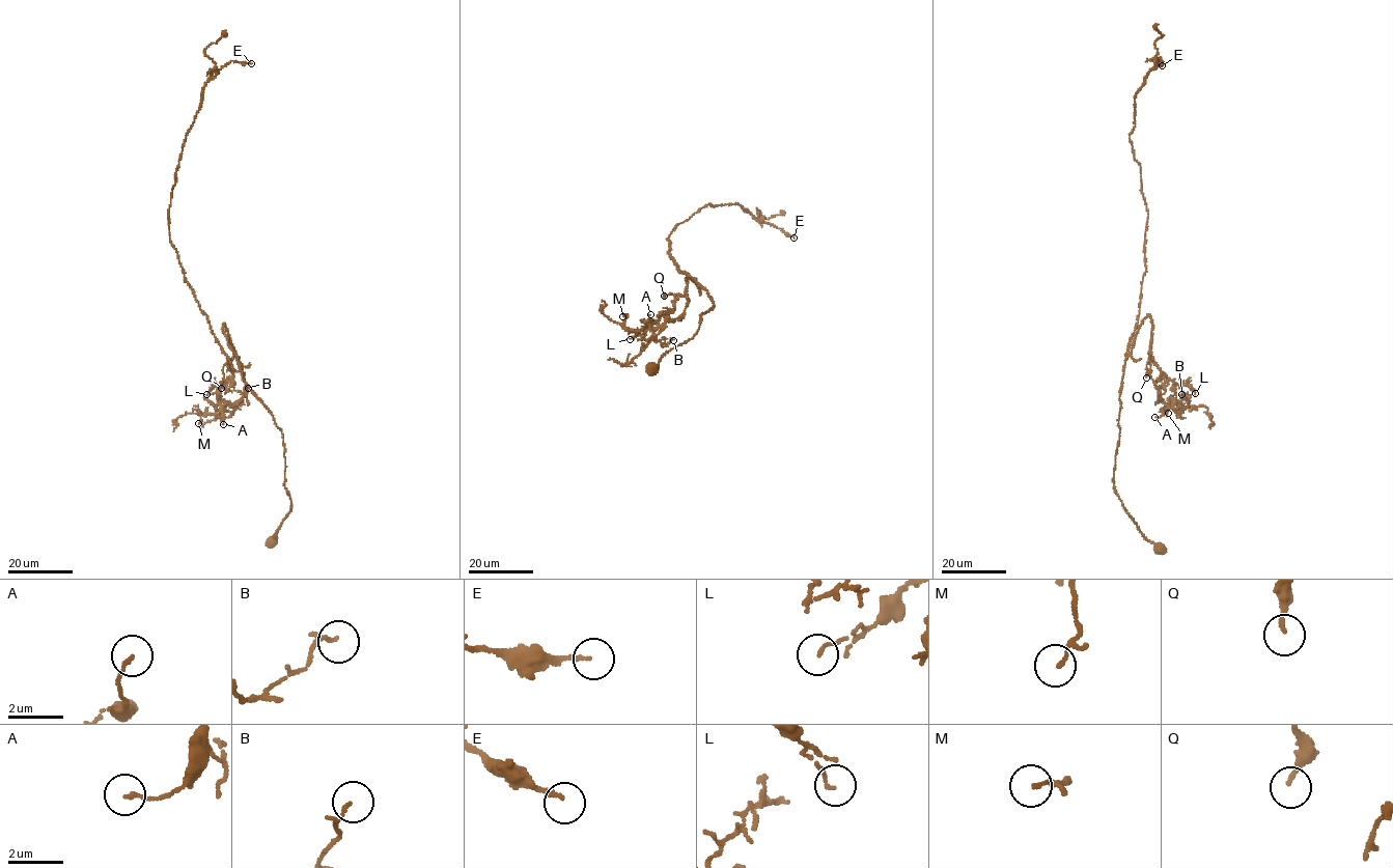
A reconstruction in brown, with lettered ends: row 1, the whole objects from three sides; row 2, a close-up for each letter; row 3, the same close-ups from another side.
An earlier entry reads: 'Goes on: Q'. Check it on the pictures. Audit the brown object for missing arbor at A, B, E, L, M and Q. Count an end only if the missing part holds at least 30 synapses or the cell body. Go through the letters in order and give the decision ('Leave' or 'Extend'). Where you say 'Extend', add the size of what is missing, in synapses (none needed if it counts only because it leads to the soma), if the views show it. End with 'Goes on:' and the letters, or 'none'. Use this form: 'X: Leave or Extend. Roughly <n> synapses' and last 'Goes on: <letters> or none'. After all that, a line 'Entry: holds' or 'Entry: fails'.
A: Leave
B: Leave
E: Leave
L: Leave
M: Leave
Q: Extend. Roughly 35 synapses
Goes on: Q
Entry: holds

